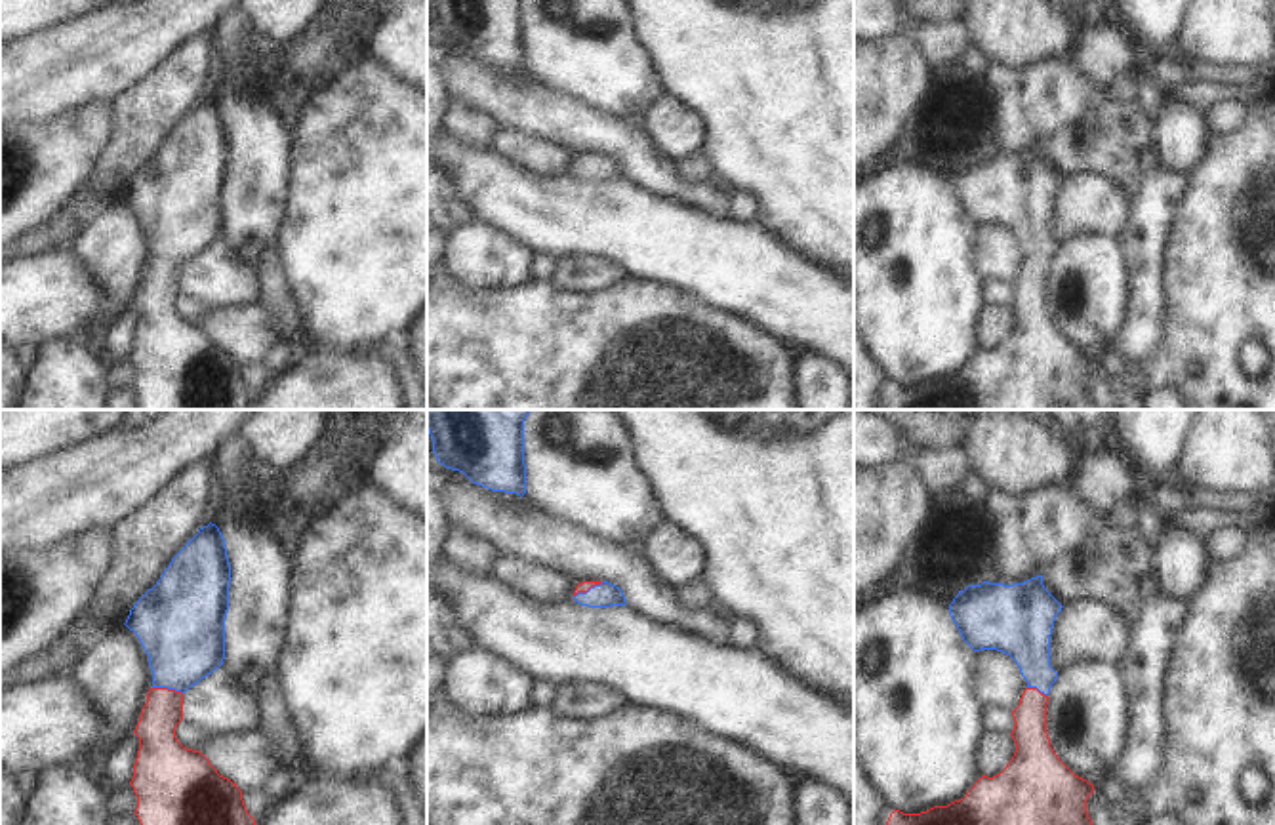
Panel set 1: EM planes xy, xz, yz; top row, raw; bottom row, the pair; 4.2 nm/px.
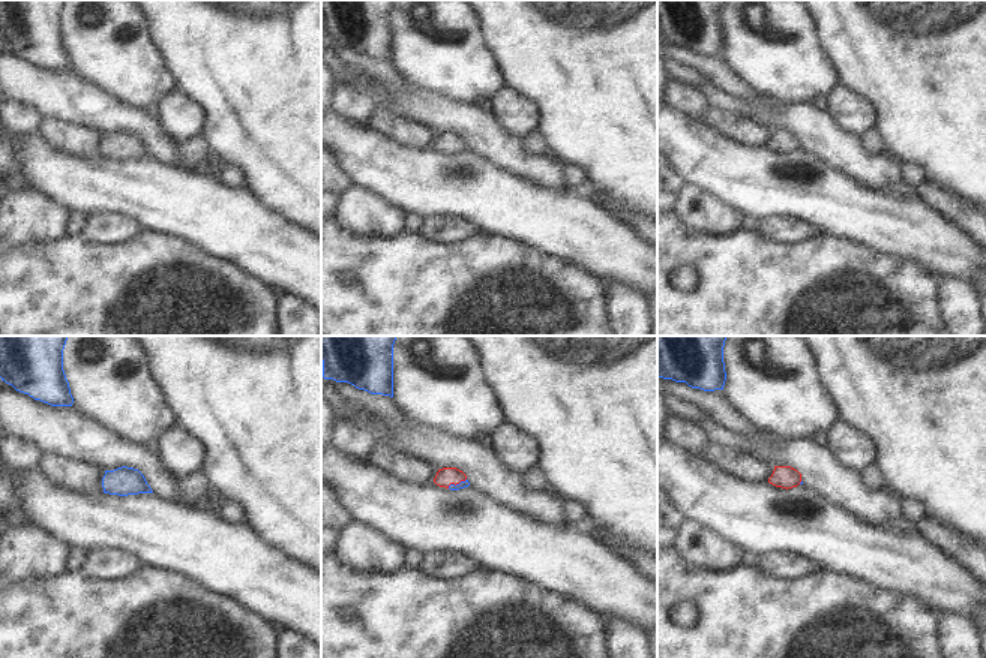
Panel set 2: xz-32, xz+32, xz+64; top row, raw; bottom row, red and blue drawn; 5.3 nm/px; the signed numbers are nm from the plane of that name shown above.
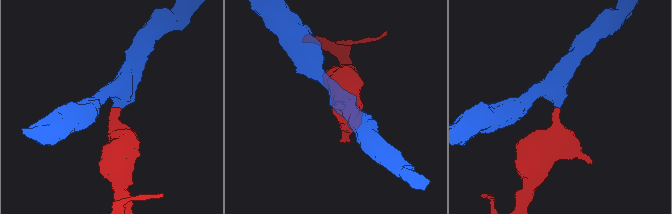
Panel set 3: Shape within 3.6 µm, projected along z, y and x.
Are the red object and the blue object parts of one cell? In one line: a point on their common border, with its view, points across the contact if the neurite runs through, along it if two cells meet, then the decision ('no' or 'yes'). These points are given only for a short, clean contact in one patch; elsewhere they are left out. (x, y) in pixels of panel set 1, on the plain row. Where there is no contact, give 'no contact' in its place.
meets red in xy at (168, 263); runs through xy (159, 321), (159, 290), (168, 263), (183, 223), (183, 206); yes

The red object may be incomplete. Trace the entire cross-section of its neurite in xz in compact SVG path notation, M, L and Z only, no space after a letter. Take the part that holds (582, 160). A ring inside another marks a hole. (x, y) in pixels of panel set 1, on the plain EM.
M583 154L574 164L574 173L589 181L625 179L625 170L619 160L608 154Z

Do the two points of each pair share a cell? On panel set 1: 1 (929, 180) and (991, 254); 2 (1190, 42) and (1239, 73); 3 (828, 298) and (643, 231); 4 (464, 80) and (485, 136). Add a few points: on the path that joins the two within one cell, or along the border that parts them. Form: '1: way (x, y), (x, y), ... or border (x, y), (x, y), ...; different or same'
1: border (974, 225), (972, 267), (980, 275); different
2: border (1192, 61), (1254, 67); different
3: way (782, 290), (744, 265), (728, 263), (688, 246); same
4: border (454, 96), (486, 109), (504, 126); different

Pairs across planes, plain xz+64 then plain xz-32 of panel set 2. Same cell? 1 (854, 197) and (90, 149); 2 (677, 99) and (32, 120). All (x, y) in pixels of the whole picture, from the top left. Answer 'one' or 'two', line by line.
1: two
2: one

